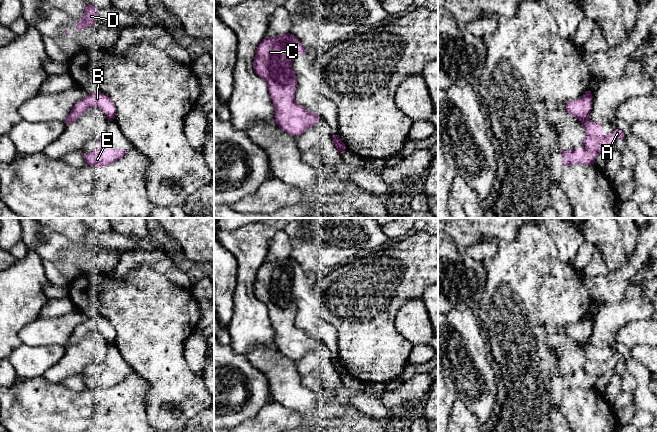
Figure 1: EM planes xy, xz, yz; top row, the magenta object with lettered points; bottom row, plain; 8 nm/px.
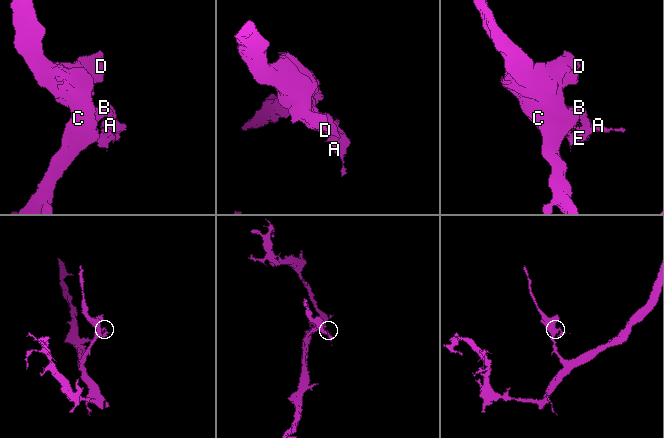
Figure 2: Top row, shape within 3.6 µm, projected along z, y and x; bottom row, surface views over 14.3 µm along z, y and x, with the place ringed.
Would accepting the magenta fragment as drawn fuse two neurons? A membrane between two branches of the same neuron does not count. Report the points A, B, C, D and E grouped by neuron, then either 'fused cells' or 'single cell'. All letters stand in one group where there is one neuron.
A E / B C D; fused cells

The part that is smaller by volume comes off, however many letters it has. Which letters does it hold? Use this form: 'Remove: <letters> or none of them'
Remove: A, E

